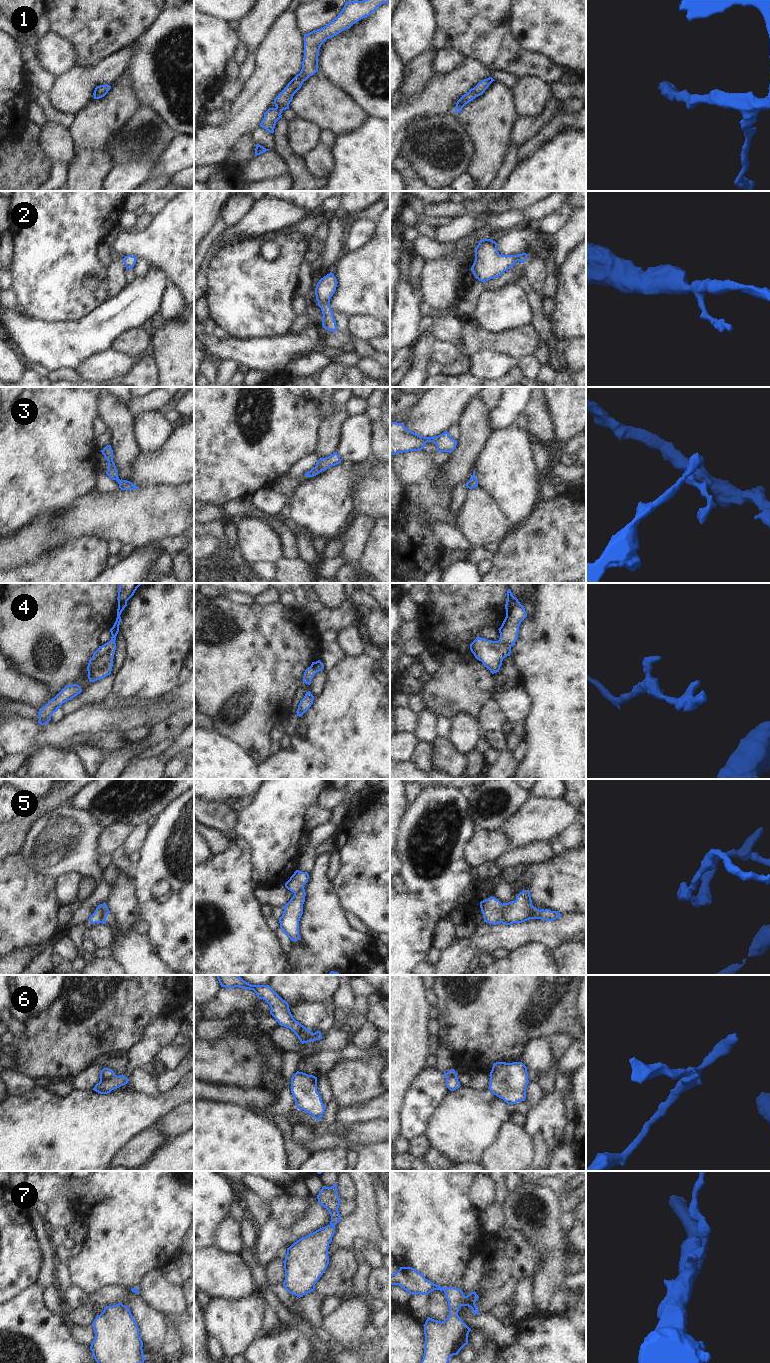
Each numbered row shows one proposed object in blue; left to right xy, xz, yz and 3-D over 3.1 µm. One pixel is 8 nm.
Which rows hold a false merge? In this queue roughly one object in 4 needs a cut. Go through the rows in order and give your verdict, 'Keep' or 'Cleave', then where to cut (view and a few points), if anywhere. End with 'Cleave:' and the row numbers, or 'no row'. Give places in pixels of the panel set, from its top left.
1: Keep. No split
2: Keep. No split
3: Keep. No split
4: Keep. No split
5: Cleave. Split along xy (103, 904), (100, 922)
6: Cleave. Split along xy (115, 1075), (100, 1080)
7: Keep. No split
Cleave: 5, 6.

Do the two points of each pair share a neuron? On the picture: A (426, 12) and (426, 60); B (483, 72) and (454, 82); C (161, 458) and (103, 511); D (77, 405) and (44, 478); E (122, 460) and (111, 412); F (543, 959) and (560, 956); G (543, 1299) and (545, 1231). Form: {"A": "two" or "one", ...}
{"A": "two", "B": "one", "C": "two", "D": "one", "E": "one", "F": "two", "G": "one"}

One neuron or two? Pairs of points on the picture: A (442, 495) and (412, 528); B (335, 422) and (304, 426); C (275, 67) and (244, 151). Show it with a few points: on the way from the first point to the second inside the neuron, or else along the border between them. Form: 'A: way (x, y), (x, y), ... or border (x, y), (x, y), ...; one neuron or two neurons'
A: way (436, 503), (420, 520); one neuron
B: border (321, 421), (317, 430), (317, 443), (315, 447); two neurons
C: border (249, 133), (243, 134), (232, 146); two neurons

